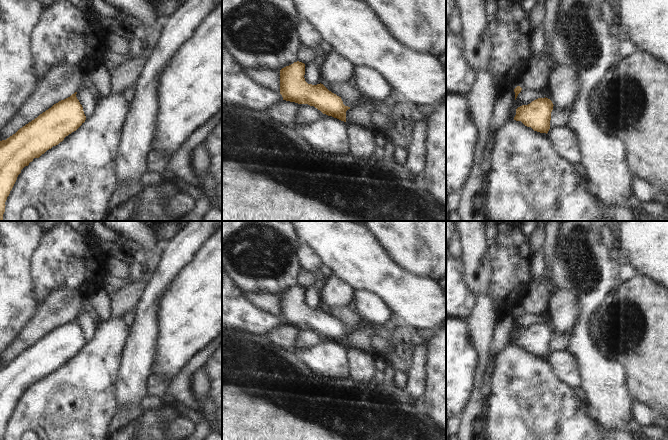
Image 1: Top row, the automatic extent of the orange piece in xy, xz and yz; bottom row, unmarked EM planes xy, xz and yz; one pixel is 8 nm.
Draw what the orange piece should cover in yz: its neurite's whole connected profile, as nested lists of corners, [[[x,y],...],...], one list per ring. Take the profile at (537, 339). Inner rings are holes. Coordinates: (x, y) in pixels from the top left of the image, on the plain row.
[[[538,322],[528,329],[516,333],[514,344],[521,345],[525,350],[534,355],[548,357],[550,353],[551,336],[553,327],[548,322]]]

